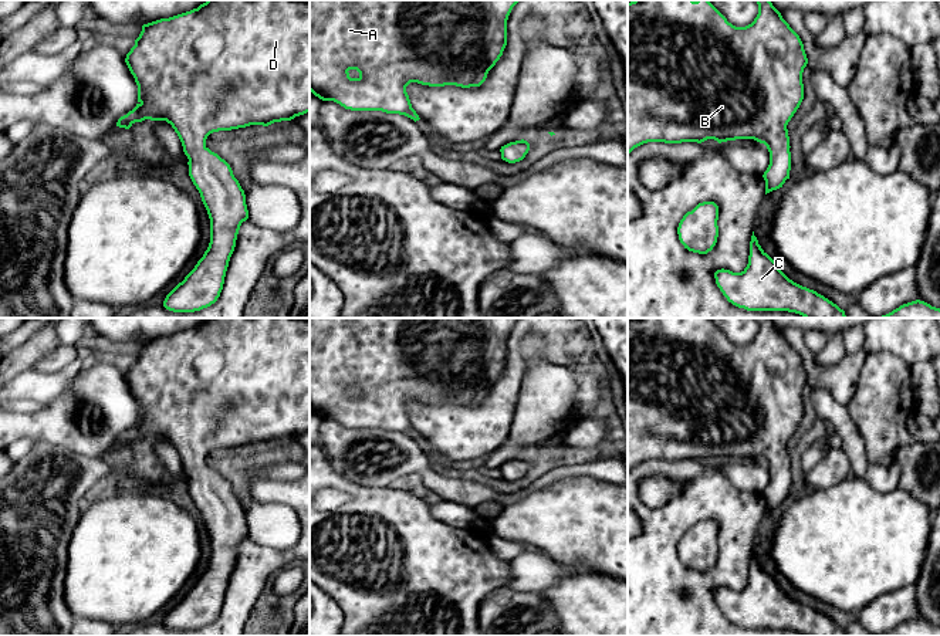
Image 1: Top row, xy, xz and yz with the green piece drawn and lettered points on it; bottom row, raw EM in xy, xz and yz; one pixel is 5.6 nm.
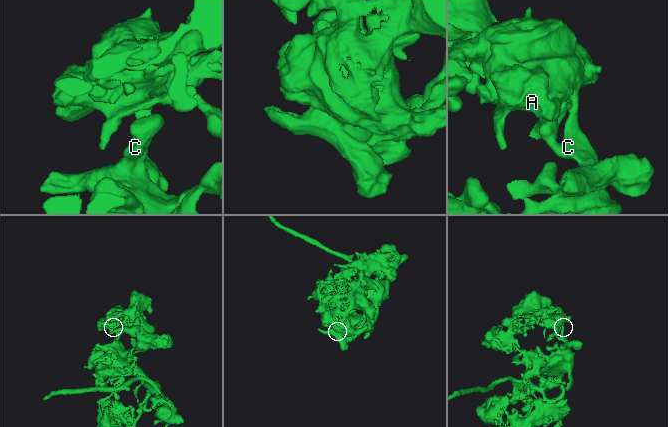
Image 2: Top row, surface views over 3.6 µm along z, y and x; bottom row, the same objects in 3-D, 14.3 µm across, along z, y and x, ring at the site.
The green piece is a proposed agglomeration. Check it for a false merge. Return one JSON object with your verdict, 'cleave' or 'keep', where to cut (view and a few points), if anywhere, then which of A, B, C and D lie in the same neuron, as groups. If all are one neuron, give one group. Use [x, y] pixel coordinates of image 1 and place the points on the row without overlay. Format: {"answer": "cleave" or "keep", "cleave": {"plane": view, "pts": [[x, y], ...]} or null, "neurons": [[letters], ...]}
{"answer": "keep", "cleave": null, "neurons": [["A", "B", "C", "D"]]}

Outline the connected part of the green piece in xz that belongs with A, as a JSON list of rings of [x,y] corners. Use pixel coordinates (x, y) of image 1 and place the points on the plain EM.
[[[310,318],[310,409],[322,419],[334,419],[351,429],[382,429],[405,433],[415,440],[419,433],[412,426],[406,405],[417,400],[429,405],[480,405],[507,363],[507,338],[520,318]]]

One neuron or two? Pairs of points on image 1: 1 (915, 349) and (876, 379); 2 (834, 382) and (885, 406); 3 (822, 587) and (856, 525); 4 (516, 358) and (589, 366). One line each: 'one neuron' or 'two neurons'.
1: two neurons
2: two neurons
3: one neuron
4: one neuron

